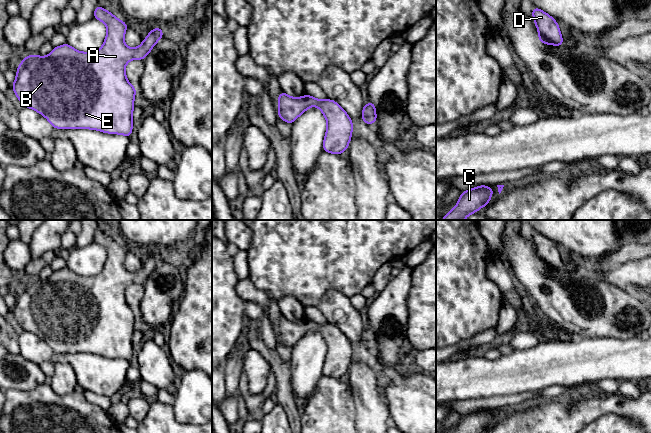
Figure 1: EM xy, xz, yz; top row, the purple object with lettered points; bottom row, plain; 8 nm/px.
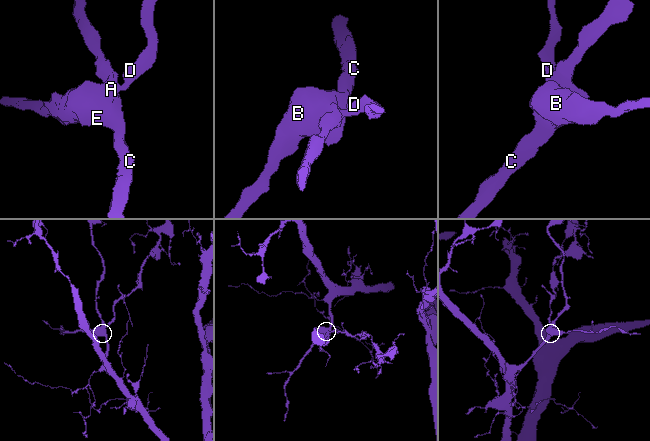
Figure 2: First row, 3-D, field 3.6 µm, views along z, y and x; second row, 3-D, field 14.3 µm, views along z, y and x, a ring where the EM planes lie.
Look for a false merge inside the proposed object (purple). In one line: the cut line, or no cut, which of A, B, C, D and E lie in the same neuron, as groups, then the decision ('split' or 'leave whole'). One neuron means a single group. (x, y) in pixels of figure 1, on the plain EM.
cut none; groups A B C D E; leave whole

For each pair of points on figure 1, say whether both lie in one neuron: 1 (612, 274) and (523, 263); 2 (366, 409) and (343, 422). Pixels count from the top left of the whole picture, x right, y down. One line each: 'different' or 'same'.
1: different
2: different

